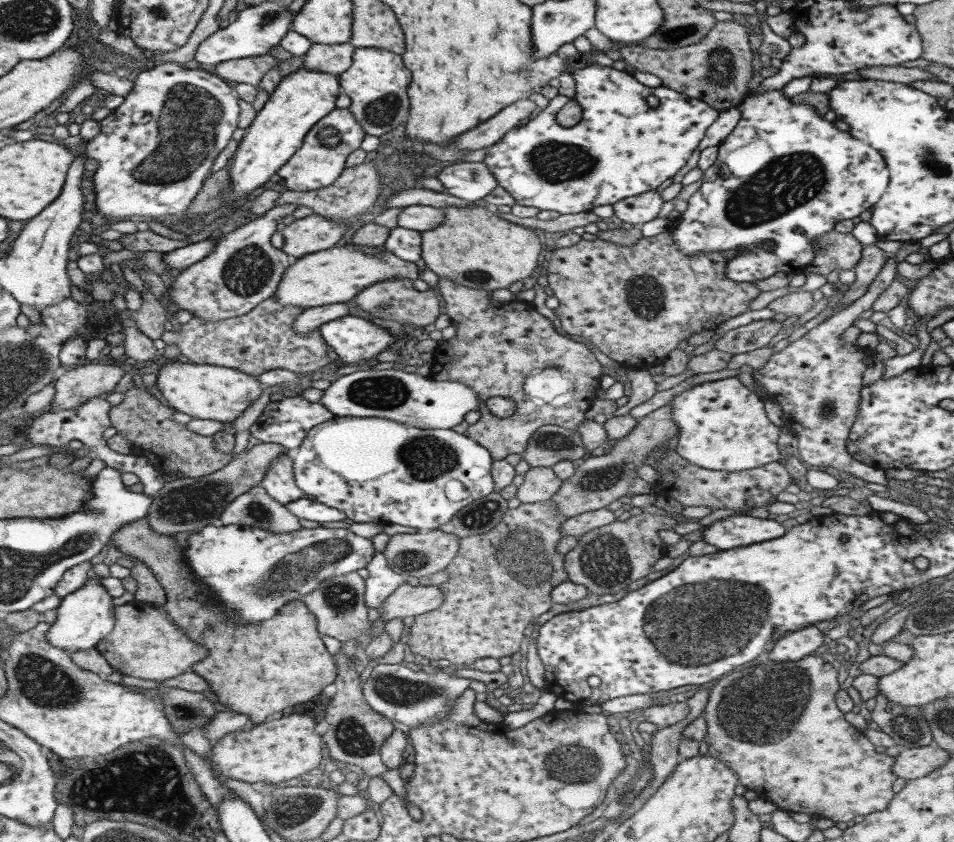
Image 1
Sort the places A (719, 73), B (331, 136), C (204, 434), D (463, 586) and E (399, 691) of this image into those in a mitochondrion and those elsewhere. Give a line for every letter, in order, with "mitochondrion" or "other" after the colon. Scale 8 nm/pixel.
A: mitochondrion
B: mitochondrion
C: other
D: other
E: mitochondrion

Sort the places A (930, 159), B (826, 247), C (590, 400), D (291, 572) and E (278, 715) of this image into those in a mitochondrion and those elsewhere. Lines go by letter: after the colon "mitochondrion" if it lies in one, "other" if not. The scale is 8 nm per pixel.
A: mitochondrion
B: mitochondrion
C: other
D: mitochondrion
E: other

